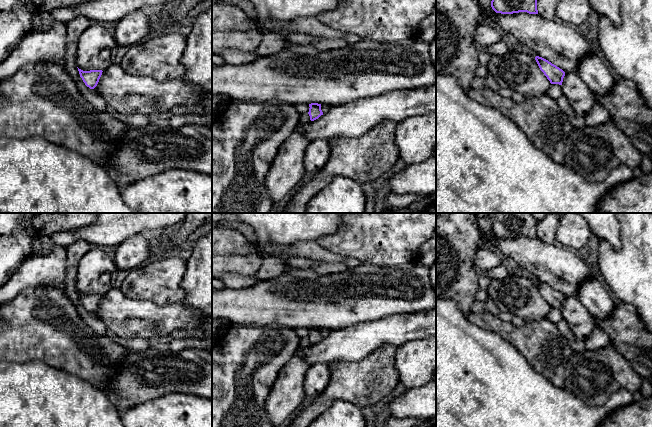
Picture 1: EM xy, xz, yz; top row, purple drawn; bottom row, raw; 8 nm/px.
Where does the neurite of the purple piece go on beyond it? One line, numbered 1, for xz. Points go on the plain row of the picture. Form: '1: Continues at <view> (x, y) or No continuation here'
1: No continuation here

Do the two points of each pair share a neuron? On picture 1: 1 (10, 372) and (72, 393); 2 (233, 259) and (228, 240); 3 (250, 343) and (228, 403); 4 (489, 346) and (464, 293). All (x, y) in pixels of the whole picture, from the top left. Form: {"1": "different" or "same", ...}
{"1": "same", "2": "same", "3": "same", "4": "different"}

